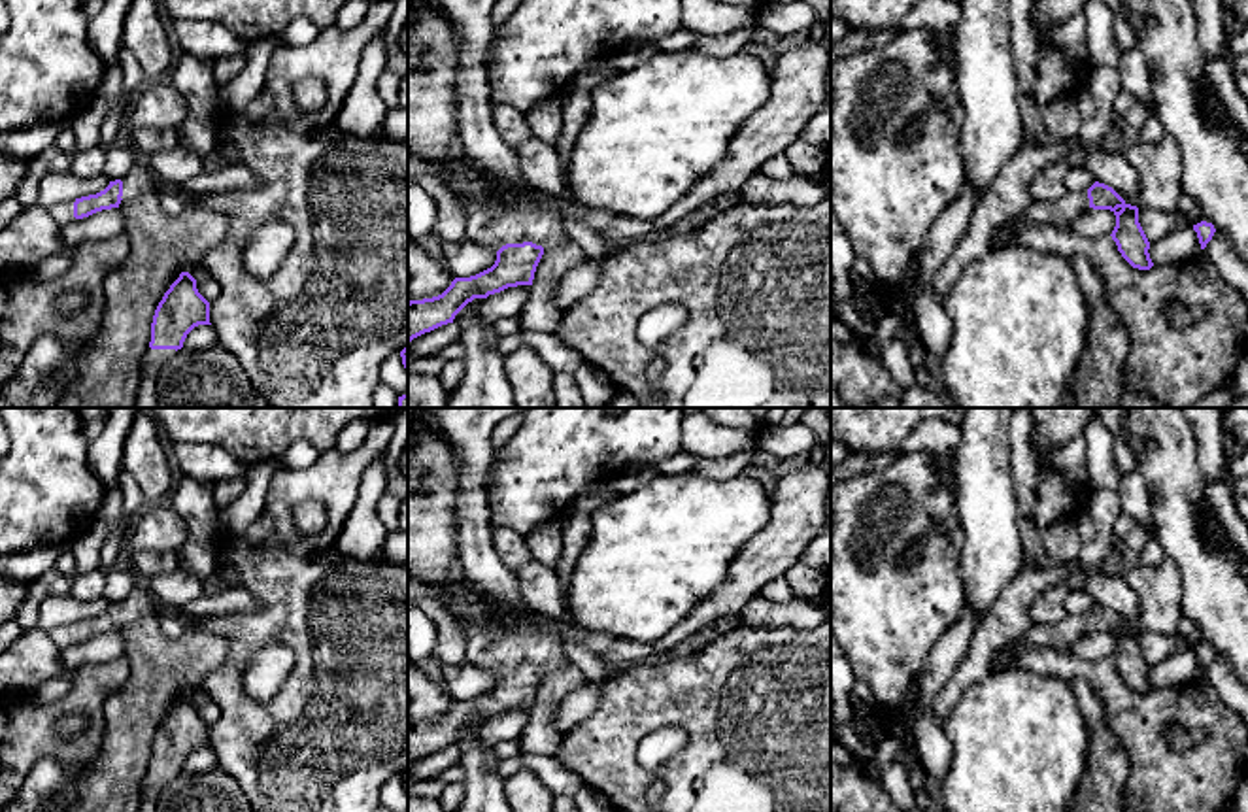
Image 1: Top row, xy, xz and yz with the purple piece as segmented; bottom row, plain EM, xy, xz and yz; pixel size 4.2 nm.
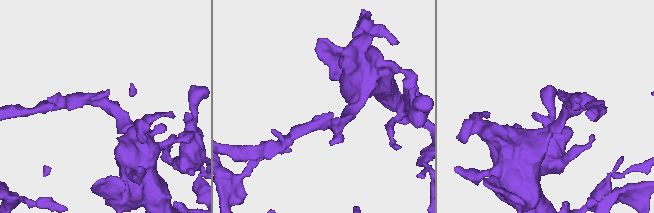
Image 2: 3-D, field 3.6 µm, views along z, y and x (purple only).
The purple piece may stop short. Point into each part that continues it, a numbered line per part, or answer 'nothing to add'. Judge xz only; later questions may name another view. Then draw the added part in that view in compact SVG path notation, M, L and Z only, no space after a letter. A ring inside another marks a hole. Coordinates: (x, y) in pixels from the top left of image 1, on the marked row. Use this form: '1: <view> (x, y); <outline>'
1: xz (493, 218); M466 155L457 170L423 164L419 170L438 176L466 204L466 238L476 245L498 251L506 244L532 242L544 249L565 244L563 215L544 208L544 193L502 193Z

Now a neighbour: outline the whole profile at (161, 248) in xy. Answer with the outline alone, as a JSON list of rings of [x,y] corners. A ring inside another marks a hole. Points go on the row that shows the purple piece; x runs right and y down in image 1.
[[[159,189],[121,200],[119,210],[125,215],[130,249],[104,279],[106,312],[100,330],[77,363],[76,381],[55,408],[134,408],[159,302],[181,272],[194,279],[206,274],[202,259],[219,247],[230,230],[230,217],[200,204],[185,208],[179,217],[168,217],[159,204]]]

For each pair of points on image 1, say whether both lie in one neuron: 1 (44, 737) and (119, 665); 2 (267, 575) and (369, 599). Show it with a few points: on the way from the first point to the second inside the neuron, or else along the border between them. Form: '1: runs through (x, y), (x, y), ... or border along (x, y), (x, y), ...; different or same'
1: runs through (53, 716), (65, 705), (80, 699), (99, 680); same
2: runs through (291, 582), (320, 599), (344, 599); same

